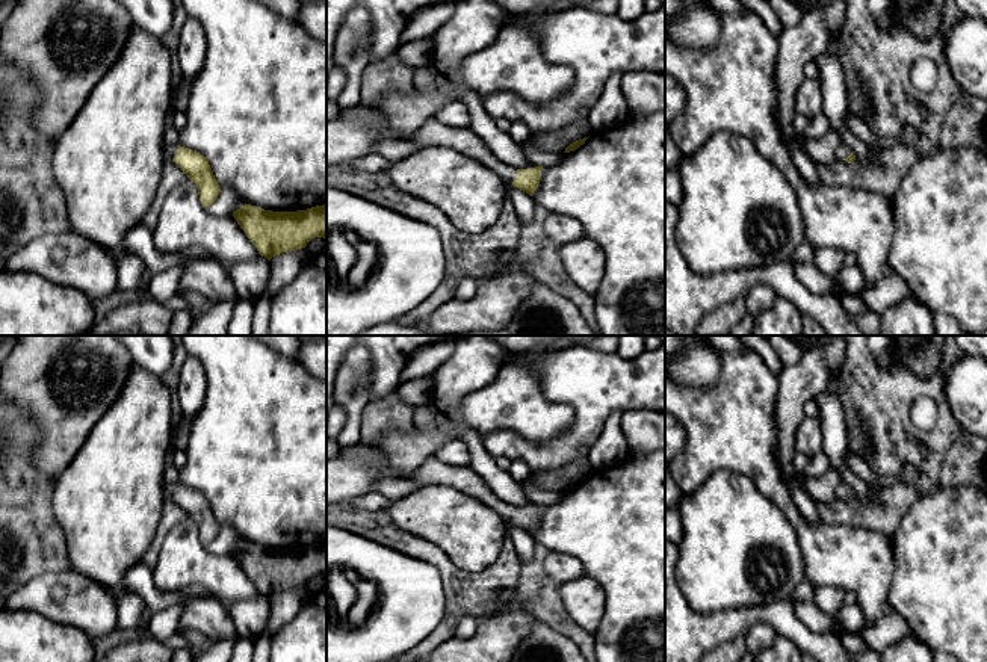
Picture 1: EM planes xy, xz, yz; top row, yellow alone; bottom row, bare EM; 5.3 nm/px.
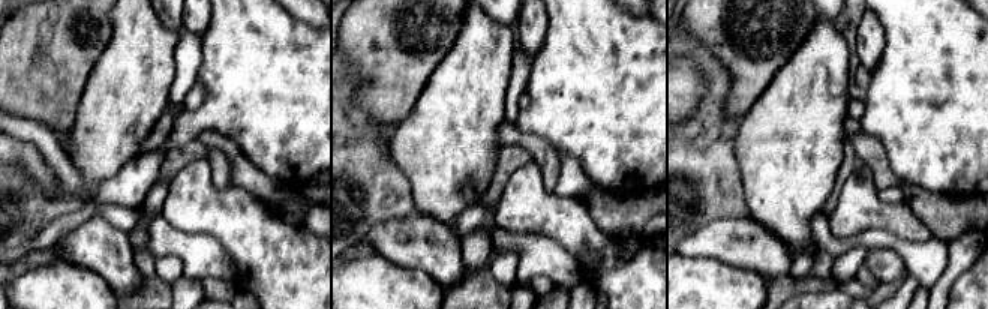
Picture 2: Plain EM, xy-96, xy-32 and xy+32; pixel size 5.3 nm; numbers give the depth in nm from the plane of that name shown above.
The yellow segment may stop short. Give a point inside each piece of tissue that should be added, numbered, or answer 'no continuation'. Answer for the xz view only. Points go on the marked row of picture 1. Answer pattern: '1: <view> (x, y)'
1: xz (433, 133)

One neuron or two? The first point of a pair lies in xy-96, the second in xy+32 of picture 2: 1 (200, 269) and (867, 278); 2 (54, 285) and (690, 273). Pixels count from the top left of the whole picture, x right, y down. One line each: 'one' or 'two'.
1: two
2: one

